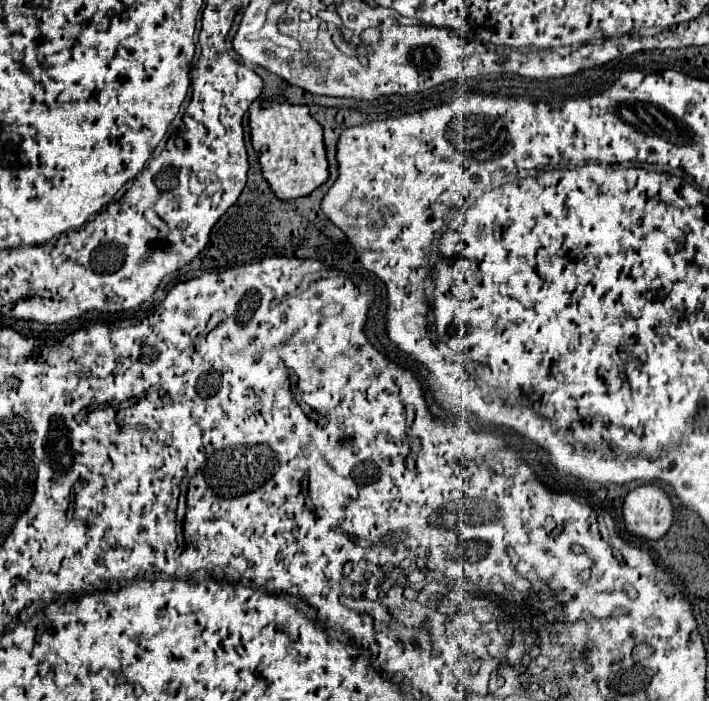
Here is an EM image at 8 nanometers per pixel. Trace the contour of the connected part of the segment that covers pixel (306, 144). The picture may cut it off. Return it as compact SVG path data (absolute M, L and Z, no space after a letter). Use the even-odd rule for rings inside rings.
M272 104L248 114L250 138L260 156L262 174L280 200L294 200L310 194L328 180L328 160L322 140L322 126L310 116L308 106Z

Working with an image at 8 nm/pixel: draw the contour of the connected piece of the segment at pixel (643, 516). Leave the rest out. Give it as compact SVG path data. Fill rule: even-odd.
M644 484L624 498L624 522L630 532L650 540L662 538L674 520L674 506L666 490Z

